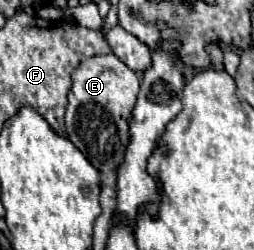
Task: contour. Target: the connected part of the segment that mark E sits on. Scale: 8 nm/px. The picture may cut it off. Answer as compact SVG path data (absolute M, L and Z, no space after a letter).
M114 53L108 55L96 55L80 63L80 67L74 69L72 73L72 89L68 95L68 107L66 107L66 133L68 139L88 157L88 161L104 175L110 171L116 171L118 165L124 161L124 149L128 145L128 119L130 111L136 105L140 89L140 79L138 75L128 69Z

